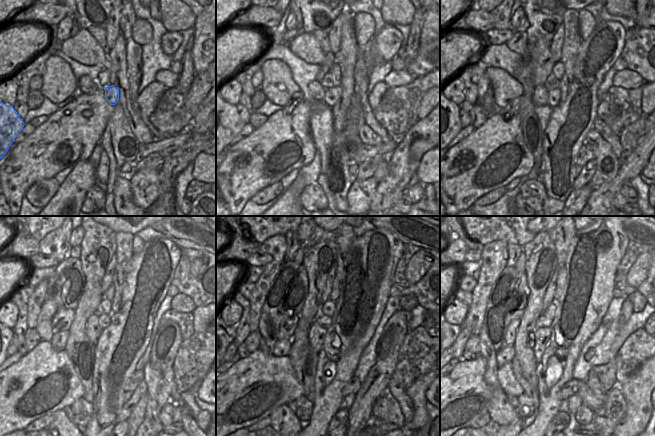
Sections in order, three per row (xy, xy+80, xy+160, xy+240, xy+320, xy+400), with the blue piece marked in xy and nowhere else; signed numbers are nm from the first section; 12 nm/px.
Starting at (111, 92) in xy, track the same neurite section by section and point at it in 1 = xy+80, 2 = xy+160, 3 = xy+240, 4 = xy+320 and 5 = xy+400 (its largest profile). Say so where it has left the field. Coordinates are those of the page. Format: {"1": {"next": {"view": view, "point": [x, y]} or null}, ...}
{"1": {"next": {"view": "xy+80", "point": [332, 95]}}, "2": {"next": {"view": "xy+160", "point": [553, 100]}}, "3": {"next": {"view": "xy+240", "point": [104, 319]}}, "4": {"next": {"view": "xy+320", "point": [324, 321]}}, "5": {"next": {"view": "xy+400", "point": [543, 321]}}}

